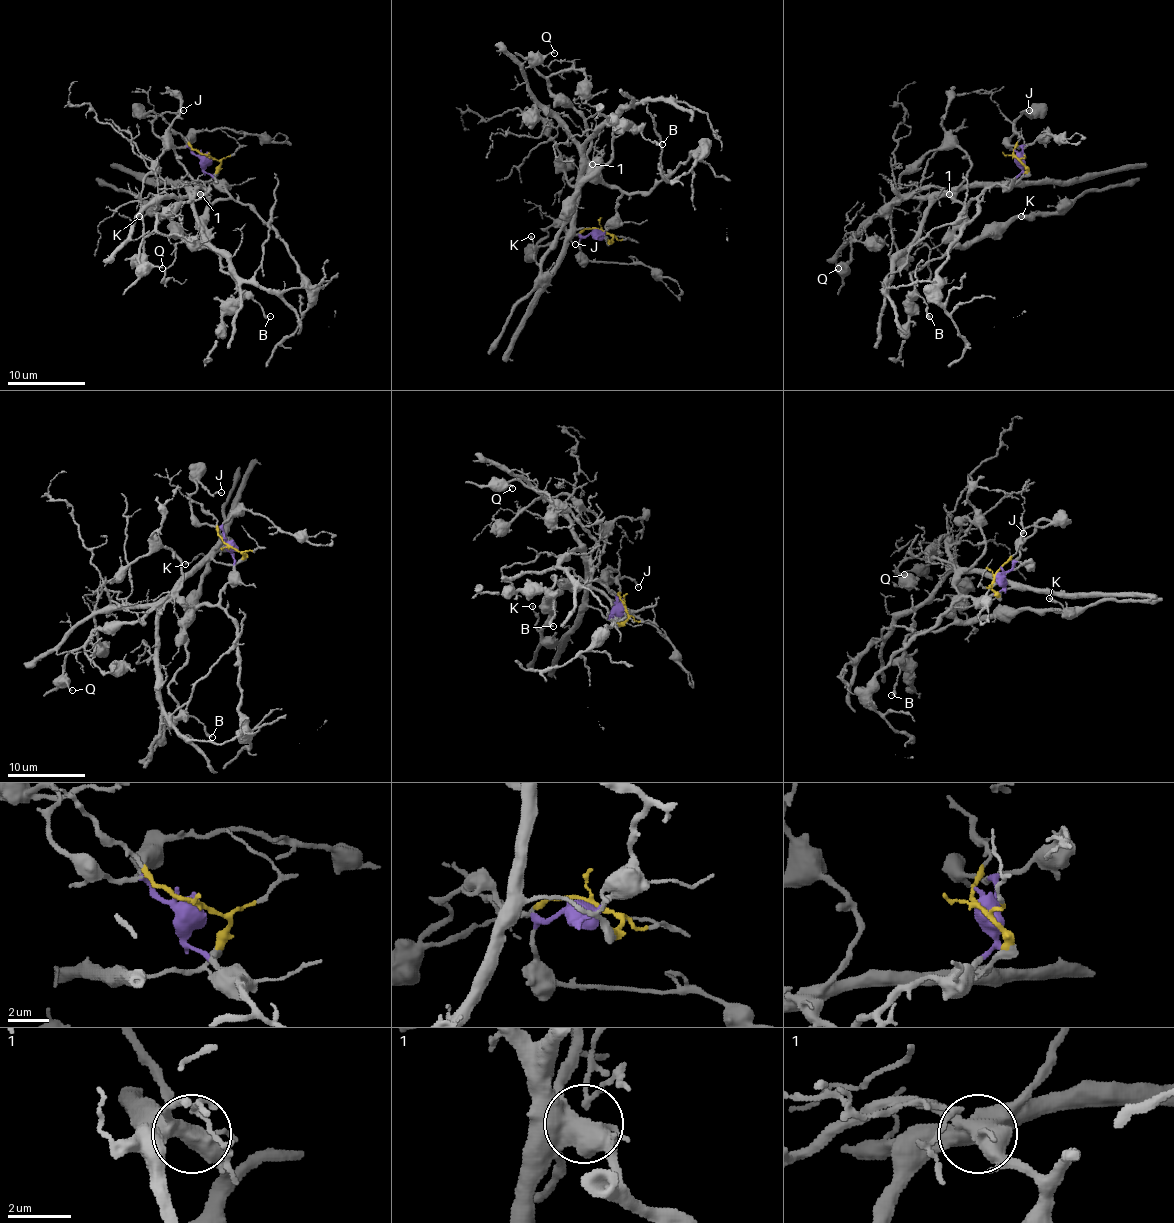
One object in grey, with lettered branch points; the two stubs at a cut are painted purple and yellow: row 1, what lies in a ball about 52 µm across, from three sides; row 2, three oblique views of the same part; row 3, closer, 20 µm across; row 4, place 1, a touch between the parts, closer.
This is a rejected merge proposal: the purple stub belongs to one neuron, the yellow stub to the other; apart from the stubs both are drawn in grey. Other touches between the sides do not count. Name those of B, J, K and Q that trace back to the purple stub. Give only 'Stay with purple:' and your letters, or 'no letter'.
Stay with purple: B, J, K, Q

